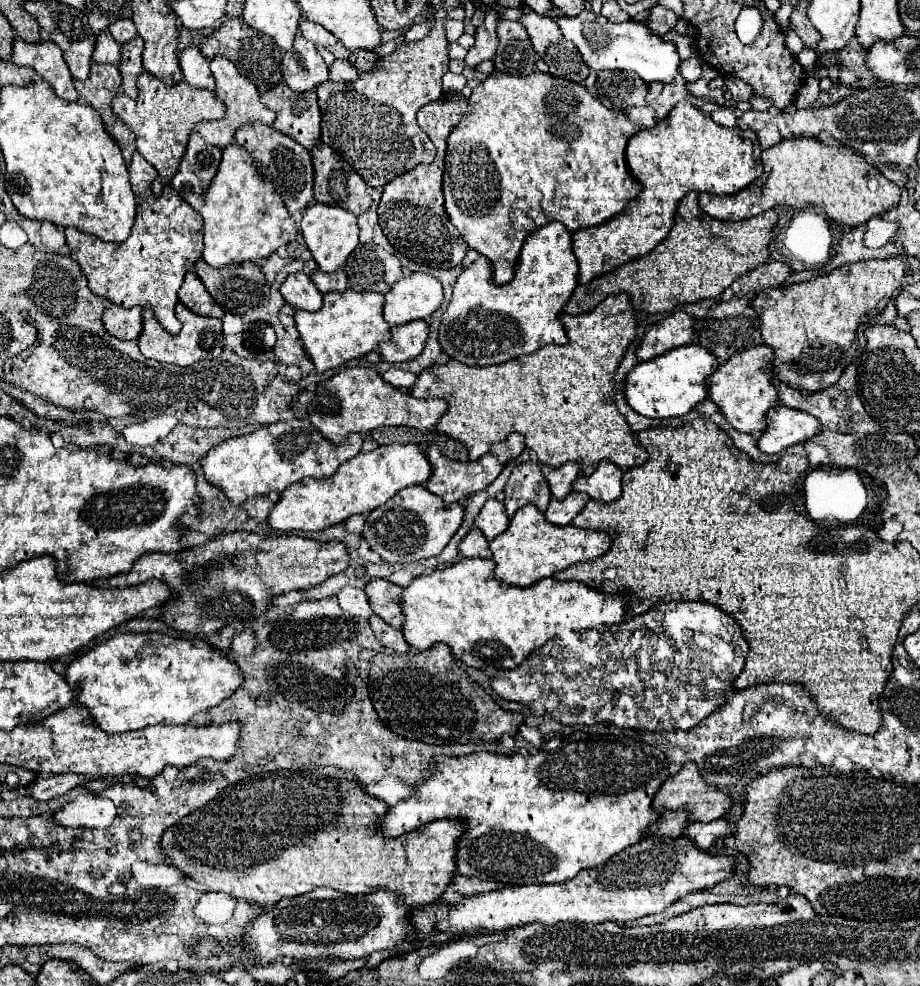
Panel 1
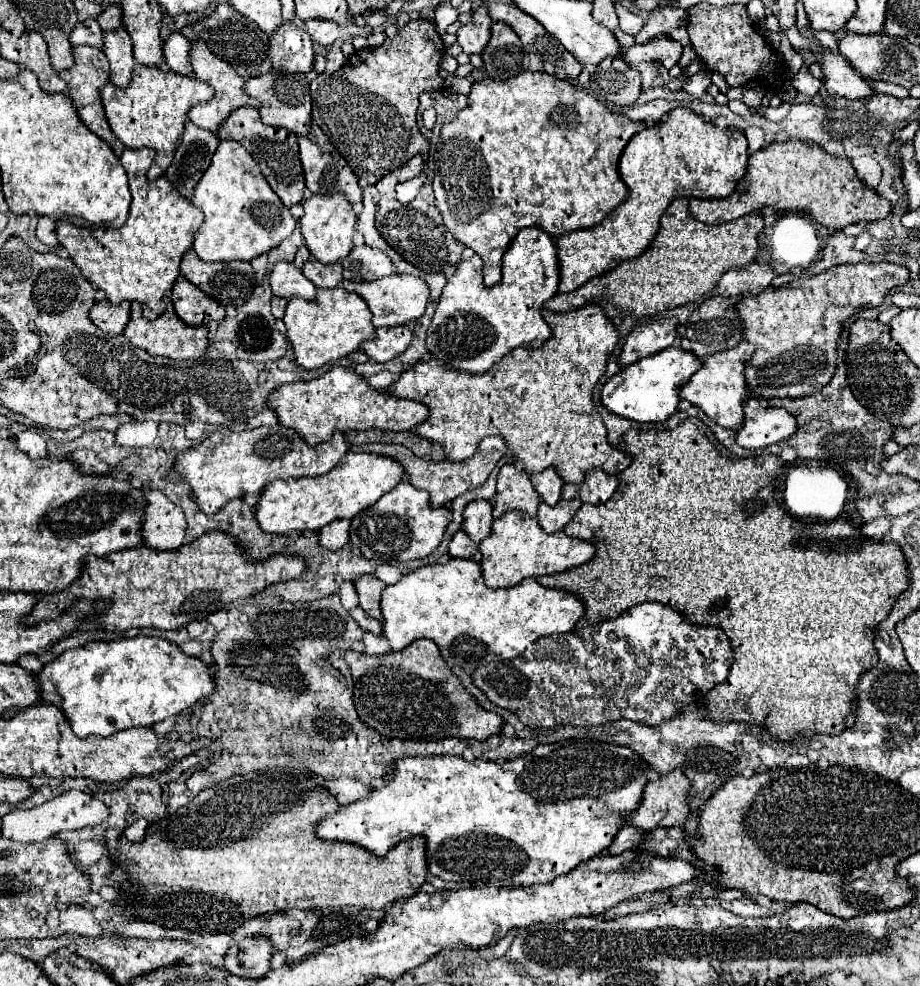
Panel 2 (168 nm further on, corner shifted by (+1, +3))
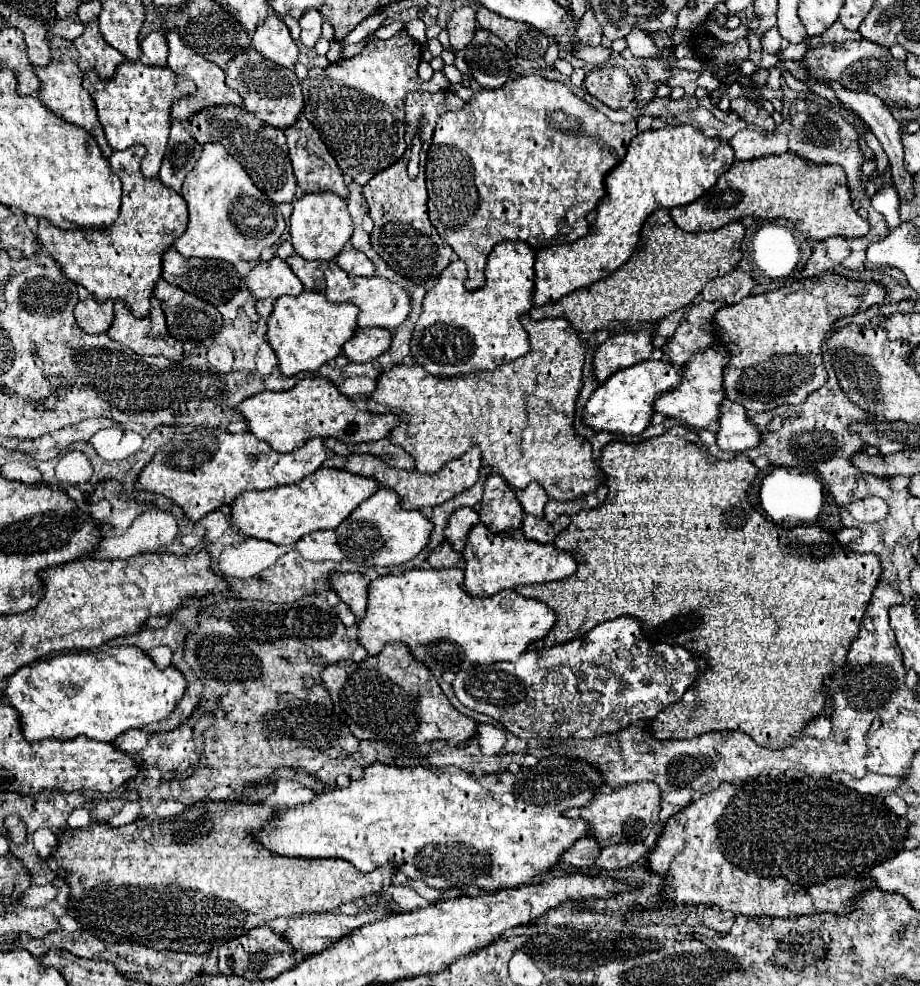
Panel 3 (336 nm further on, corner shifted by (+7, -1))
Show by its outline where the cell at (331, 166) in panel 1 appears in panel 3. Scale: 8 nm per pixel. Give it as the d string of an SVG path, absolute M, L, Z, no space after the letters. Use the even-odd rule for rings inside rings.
M301 113L299 115L299 121L289 127L285 131L287 135L287 145L289 145L289 157L291 157L291 163L293 163L293 171L295 171L295 177L297 177L297 185L305 191L305 193L321 193L321 191L333 191L337 193L339 197L347 197L349 195L349 189L343 181L343 175L341 175L341 169L337 167L333 155L329 153L329 149L325 147L325 143L321 141L319 133L315 131L315 127L307 121L307 117Z

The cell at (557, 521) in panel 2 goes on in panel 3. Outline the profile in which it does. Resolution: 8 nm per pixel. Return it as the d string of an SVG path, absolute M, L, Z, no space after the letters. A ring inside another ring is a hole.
M525 515L523 519L523 533L527 539L533 539L537 543L553 543L559 531L563 531L569 525L567 515L559 515L555 523L549 523L547 519L537 519L535 515Z

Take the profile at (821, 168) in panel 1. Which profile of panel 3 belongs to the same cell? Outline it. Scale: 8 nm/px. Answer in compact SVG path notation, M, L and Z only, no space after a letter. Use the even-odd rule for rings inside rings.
M793 153L767 155L753 161L735 161L731 169L721 175L717 185L701 199L671 209L675 225L691 233L715 231L731 221L739 221L745 215L763 219L783 217L803 235L819 241L833 235L863 237L869 231L869 221L853 209L843 167L807 163Z

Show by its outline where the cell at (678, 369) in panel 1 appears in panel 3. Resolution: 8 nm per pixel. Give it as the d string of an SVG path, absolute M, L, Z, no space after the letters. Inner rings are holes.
M641 361L629 369L621 369L603 381L595 393L585 403L583 423L609 433L623 433L623 435L641 435L653 417L653 403L665 393L671 391L681 383L681 373L669 361Z

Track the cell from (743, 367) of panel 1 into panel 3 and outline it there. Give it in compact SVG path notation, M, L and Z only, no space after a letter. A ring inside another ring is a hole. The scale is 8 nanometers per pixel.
M713 345L709 349L697 351L681 369L681 385L677 389L667 391L655 401L655 411L667 417L675 417L679 421L689 423L697 429L713 429L717 425L717 415L721 415L721 399L725 399L723 389L723 369L729 363L729 351L723 345Z

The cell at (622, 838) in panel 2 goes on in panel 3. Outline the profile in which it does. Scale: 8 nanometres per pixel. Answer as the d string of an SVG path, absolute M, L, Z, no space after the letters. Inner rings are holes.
M589 835L587 839L583 839L581 843L575 843L573 845L573 849L569 849L563 857L563 863L569 863L569 865L573 865L573 867L577 867L577 869L581 869L581 867L593 867L595 865L595 859L597 859L597 855L601 855L601 845L599 845L599 841L597 841L597 837L595 835Z

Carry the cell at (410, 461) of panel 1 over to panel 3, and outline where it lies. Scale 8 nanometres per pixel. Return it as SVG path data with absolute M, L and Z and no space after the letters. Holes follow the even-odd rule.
M321 467L295 485L241 493L231 505L231 519L245 537L265 539L275 545L291 545L307 533L335 529L377 489L379 483L373 483L373 479L361 479L361 475L349 475L349 471Z

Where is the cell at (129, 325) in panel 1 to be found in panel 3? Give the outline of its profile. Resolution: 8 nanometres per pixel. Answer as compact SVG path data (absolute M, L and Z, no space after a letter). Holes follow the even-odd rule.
M89 295L85 301L77 303L75 319L87 333L107 333L109 323L113 323L113 301L97 303L95 297Z

